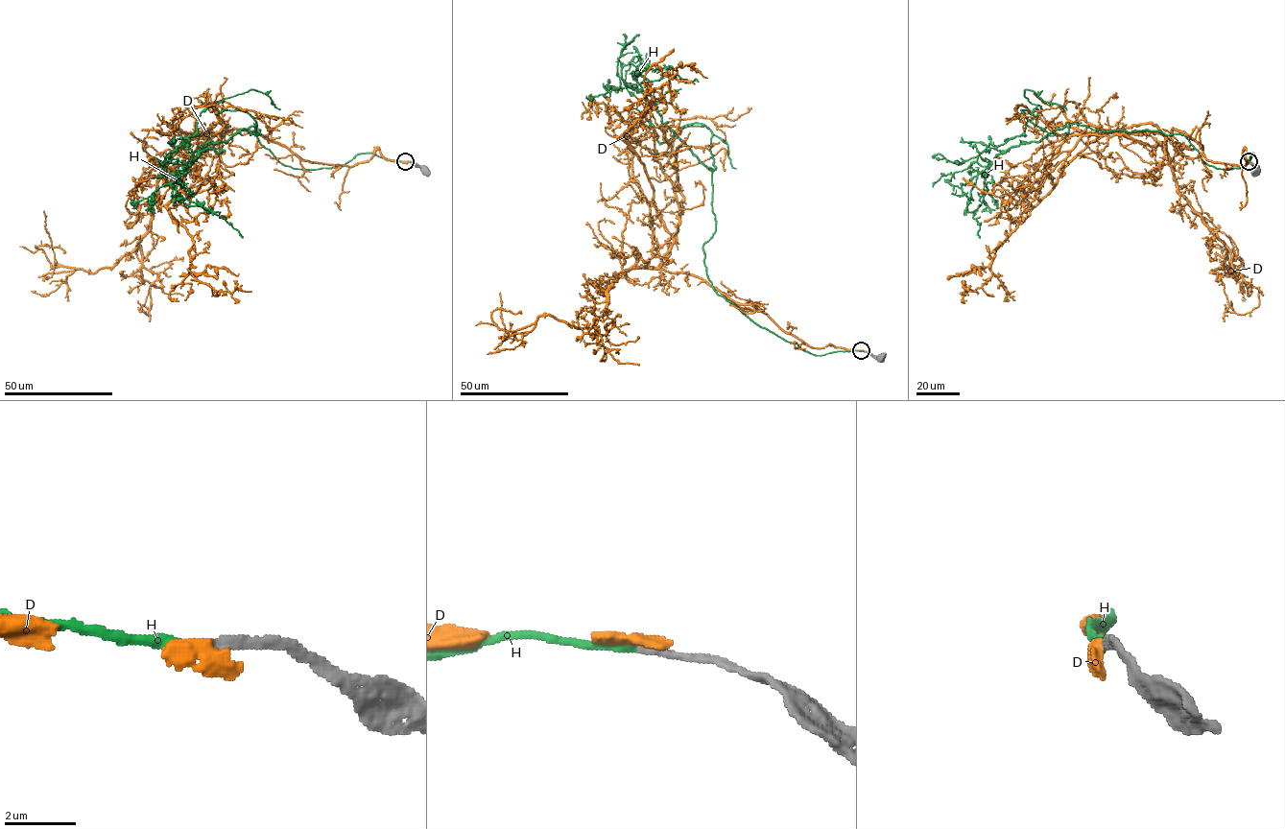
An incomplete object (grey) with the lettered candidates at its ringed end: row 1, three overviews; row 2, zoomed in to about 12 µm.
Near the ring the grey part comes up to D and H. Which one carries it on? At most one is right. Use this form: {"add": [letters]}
{"add": ["H"]}

